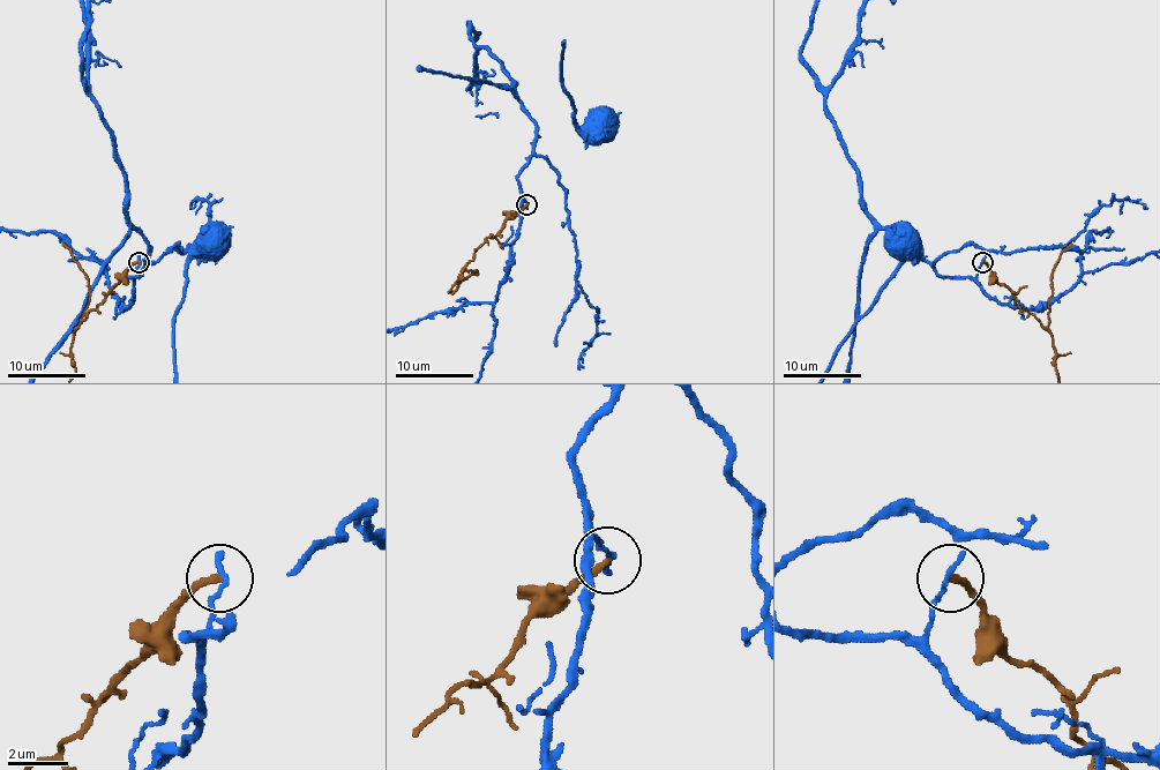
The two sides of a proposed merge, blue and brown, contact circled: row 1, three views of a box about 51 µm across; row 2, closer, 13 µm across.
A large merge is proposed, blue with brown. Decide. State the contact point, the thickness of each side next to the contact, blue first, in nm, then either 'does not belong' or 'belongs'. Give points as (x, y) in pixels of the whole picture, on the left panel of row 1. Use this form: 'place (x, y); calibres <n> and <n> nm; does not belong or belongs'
place (139, 262); calibres 200 and 240 nm; does not belong

